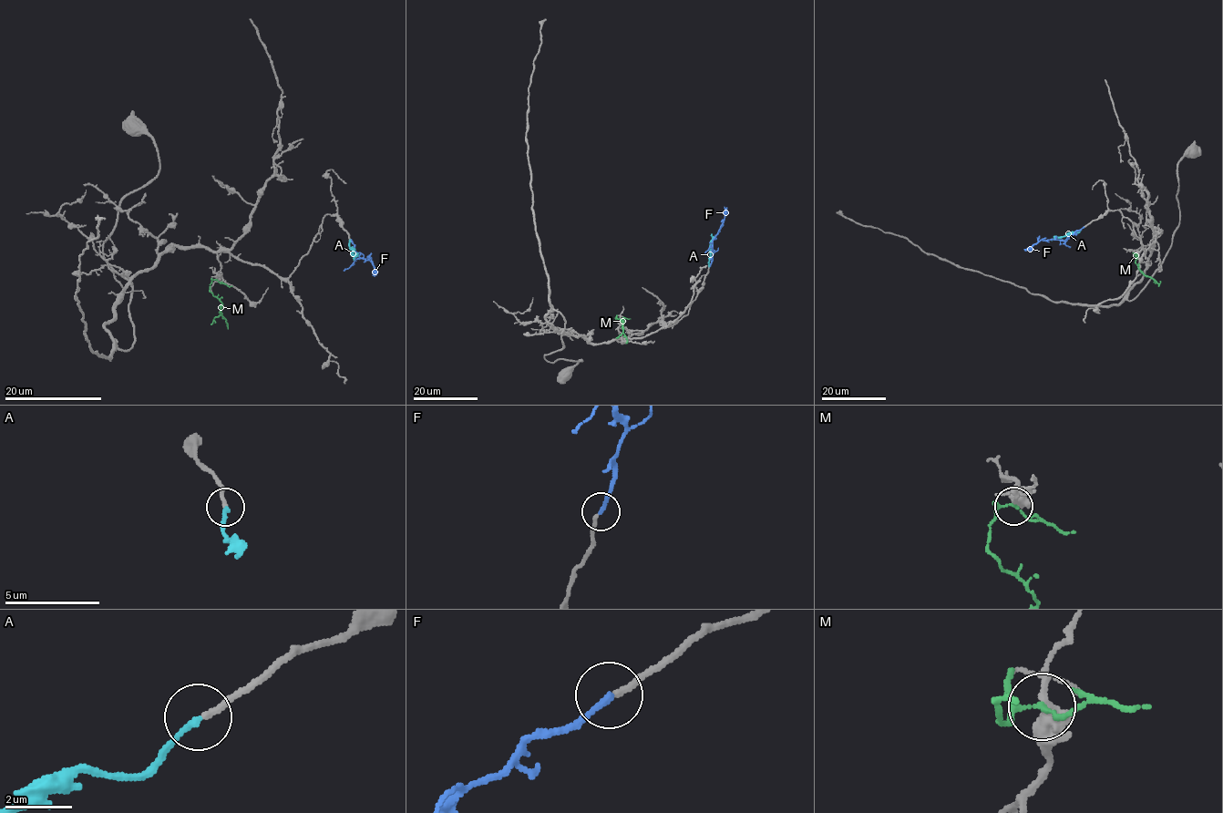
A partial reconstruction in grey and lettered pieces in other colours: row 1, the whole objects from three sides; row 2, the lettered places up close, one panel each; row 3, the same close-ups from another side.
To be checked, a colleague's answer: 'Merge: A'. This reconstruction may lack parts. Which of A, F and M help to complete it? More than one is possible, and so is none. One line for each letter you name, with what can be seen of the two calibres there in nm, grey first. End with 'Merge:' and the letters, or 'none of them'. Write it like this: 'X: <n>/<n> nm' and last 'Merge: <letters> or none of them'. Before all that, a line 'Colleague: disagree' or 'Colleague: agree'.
Colleague: agree
A: 200/200 nm
Merge: A

